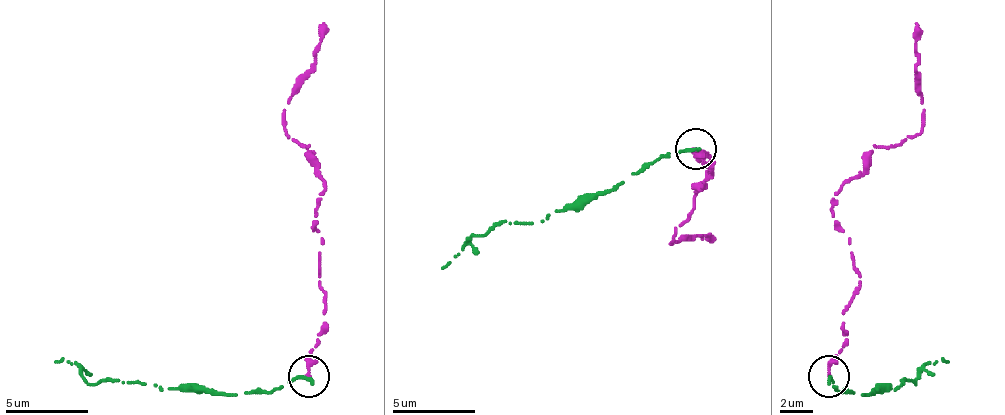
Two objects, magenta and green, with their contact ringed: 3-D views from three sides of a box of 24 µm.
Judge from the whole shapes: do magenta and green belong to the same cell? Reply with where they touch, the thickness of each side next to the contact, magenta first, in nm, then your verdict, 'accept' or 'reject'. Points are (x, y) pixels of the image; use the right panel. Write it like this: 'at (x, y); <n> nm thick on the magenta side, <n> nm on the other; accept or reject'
at (829, 376); 260 nm thick on the magenta side, 280 nm on the other; reject

